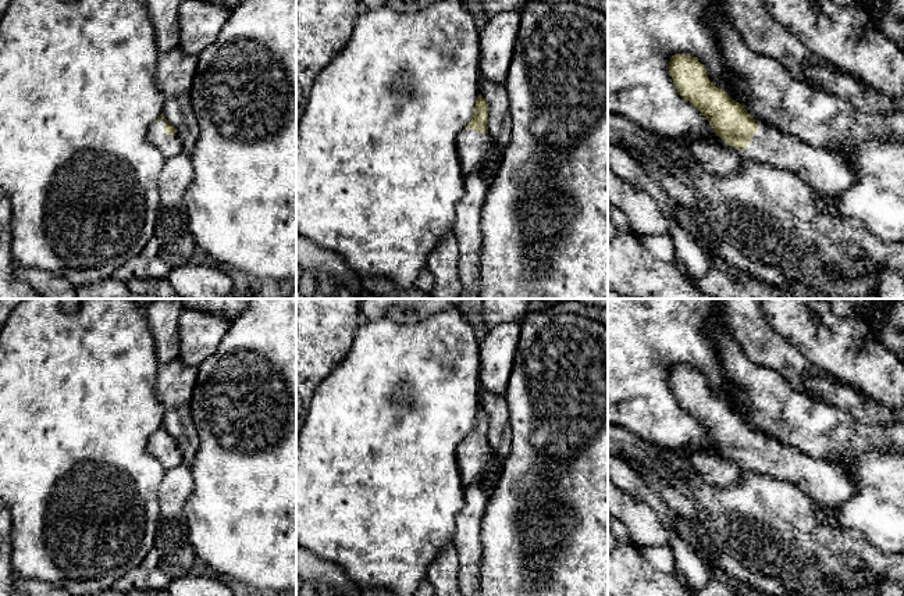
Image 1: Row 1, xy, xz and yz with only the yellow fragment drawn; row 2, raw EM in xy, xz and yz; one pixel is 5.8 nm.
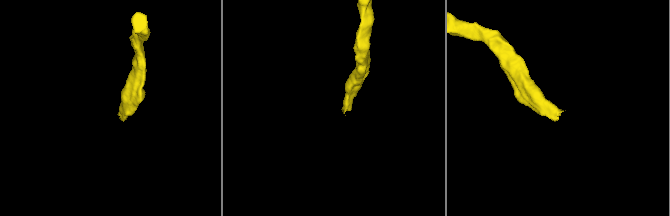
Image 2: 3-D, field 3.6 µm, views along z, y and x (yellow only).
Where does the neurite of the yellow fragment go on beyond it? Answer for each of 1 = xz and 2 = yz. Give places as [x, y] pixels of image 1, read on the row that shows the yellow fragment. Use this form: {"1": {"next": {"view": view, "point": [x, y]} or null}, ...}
{"1": {"next": {"view": "xz", "point": [476, 152]}}, "2": {"next": {"view": "yz", "point": [828, 171]}}}

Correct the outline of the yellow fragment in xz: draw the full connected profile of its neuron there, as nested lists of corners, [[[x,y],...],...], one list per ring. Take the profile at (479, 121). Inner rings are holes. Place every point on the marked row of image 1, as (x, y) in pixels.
[[[480,94],[474,113],[465,129],[458,135],[456,147],[463,178],[476,172],[485,172],[494,179],[502,154],[495,150],[495,140],[488,133],[488,103]]]

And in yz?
[[[672,56],[669,72],[680,96],[708,119],[725,143],[748,158],[790,171],[834,197],[858,181],[857,171],[837,153],[755,121],[740,103],[709,81],[705,67],[695,57]]]

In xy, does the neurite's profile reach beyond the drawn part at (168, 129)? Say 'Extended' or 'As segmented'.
Extended

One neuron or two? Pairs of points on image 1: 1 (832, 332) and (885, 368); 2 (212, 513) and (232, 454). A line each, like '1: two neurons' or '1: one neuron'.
1: one neuron
2: one neuron

